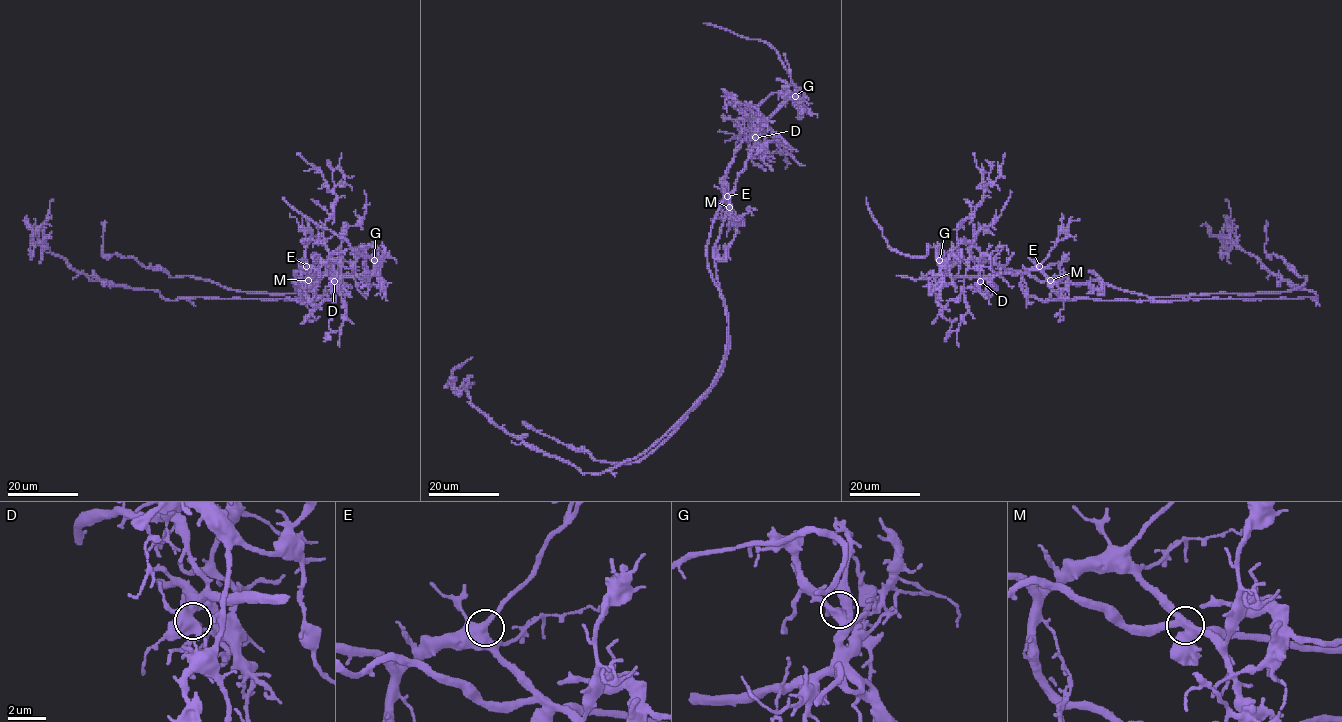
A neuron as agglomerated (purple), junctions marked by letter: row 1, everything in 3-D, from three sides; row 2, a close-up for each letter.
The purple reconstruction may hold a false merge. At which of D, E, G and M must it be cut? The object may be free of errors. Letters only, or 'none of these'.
M

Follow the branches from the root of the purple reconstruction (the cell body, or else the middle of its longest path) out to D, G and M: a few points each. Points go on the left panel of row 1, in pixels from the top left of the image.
D: (293, 299), (302, 299), (301, 276), (316, 262), (331, 264), (337, 274), (334, 281)
G: (293, 299), (302, 299), (301, 276), (316, 262), (329, 262), (338, 276), (359, 277), (373, 269), (374, 260)
M: (293, 299), (302, 299), (301, 273), (304, 270), (308, 280)

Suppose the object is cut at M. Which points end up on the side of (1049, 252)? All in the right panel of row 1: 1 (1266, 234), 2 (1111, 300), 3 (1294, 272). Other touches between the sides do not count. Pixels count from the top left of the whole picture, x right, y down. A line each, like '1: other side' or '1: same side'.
1: other side
2: same side
3: other side

